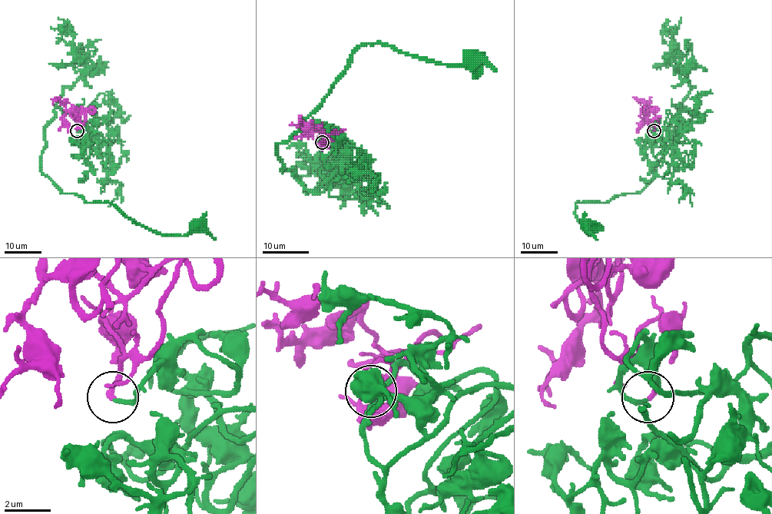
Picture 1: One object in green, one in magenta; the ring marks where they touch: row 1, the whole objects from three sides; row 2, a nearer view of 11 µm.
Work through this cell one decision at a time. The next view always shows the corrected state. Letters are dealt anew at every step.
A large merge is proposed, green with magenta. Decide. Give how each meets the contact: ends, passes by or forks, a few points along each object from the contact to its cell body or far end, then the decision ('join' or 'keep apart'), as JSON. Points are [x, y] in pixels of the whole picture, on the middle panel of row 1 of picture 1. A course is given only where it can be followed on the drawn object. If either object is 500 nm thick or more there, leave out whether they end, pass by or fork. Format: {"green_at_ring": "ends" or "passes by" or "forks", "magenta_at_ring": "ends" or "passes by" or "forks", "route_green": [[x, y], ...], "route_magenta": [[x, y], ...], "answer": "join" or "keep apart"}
{"green_at_ring": "ends", "magenta_at_ring": "ends", "route_green": [[323, 141], [347, 139], [340, 167], [307, 190], [282, 170], [277, 145], [359, 46], [475, 59]], "route_magenta": [[323, 141], [326, 138], [325, 134], [319, 136], [320, 129], [305, 137], [300, 125], [291, 125]], "answer": "join"}

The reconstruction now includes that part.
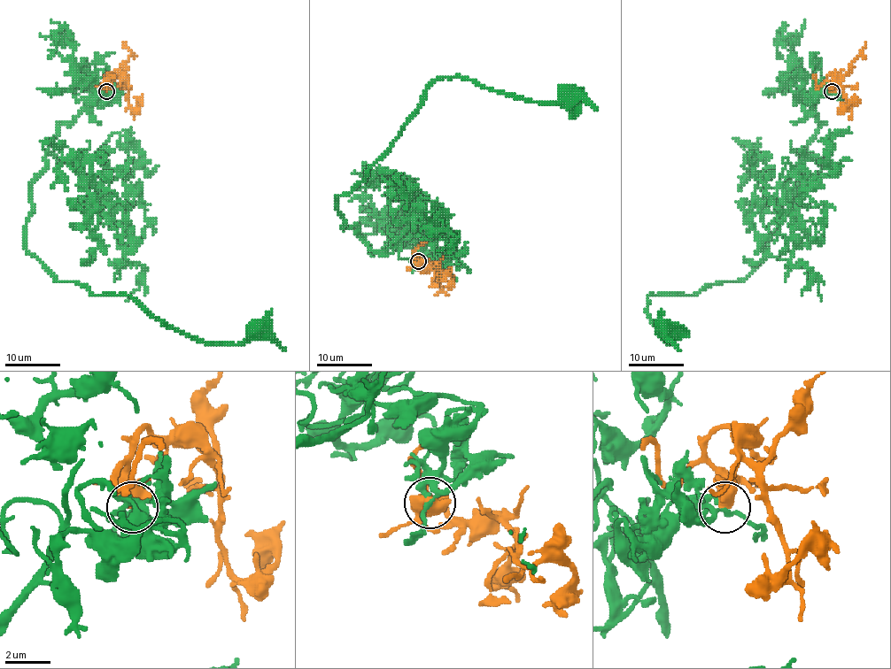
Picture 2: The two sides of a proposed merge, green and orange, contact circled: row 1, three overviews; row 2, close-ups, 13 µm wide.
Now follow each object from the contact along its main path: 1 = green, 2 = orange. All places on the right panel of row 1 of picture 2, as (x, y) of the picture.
1: (832, 90), (807, 95), (823, 124), (765, 257), (739, 280), (651, 295), (649, 319), (673, 344), (666, 329)
2: (832, 90), (827, 75), (832, 72), (840, 82), (847, 109), (856, 97)

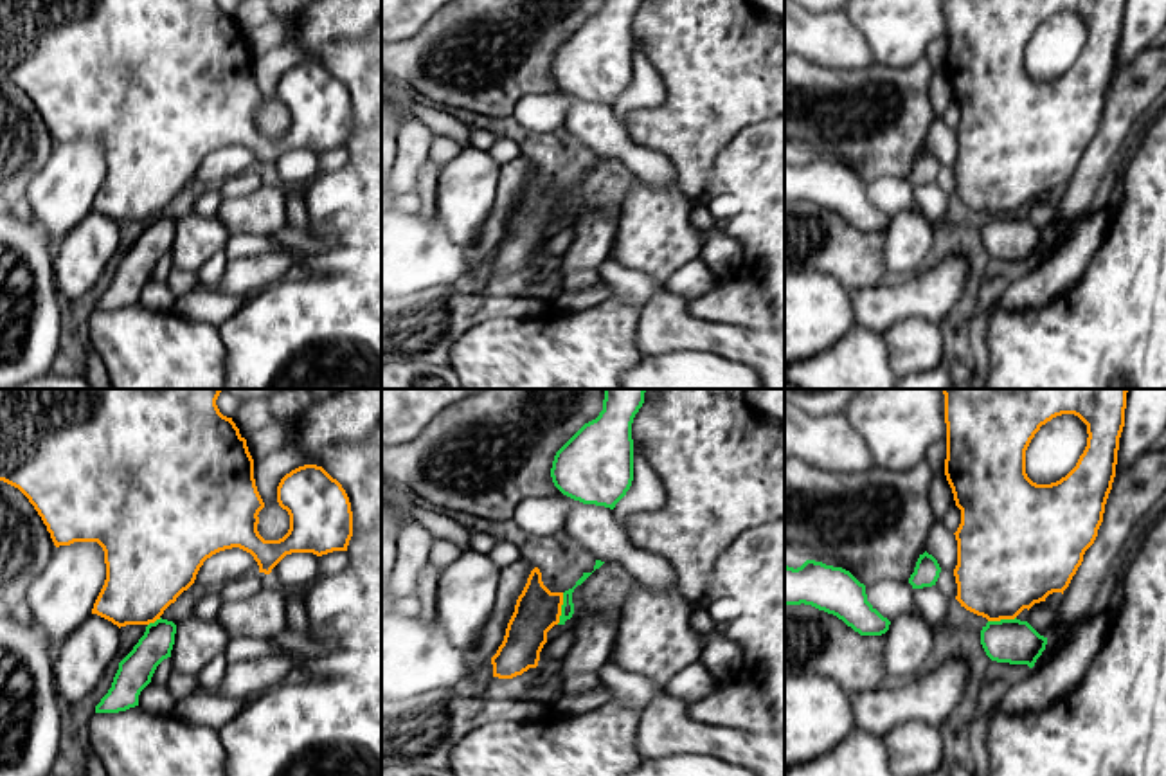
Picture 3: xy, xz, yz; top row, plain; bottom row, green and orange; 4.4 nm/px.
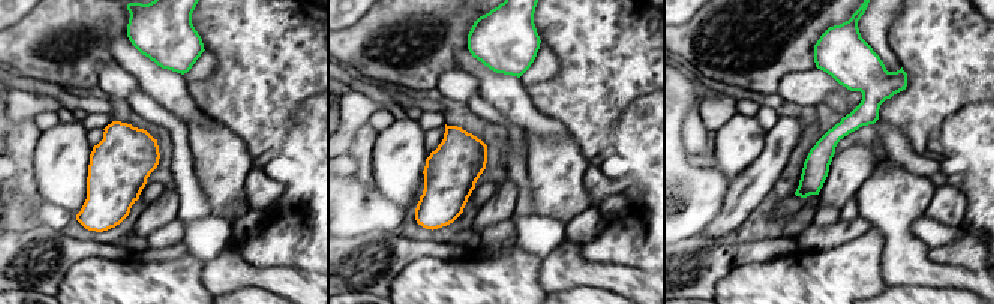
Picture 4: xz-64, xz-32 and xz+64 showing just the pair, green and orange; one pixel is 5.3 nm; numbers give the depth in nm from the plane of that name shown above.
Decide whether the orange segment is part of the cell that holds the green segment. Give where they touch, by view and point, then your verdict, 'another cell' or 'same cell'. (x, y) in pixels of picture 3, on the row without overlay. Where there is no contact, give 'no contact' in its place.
xz (562, 206) | same cell

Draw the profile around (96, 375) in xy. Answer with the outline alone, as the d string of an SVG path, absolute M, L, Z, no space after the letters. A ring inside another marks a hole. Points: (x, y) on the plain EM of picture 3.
M94 346L86 355L83 378L88 382L90 389L112 389L104 362L101 360Z

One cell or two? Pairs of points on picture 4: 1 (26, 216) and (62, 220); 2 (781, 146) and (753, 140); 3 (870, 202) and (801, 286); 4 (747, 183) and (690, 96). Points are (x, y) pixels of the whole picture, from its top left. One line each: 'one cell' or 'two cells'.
1: one cell
2: two cells
3: two cells
4: two cells

